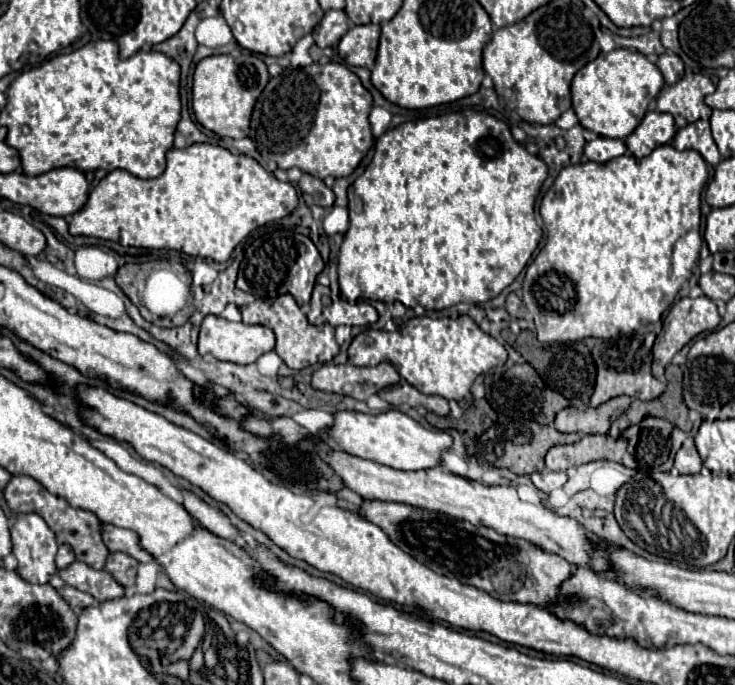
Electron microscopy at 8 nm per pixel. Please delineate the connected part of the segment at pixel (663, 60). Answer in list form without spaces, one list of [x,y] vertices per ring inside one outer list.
[[[664,52],[664,54],[658,58],[656,66],[660,68],[666,84],[674,84],[674,82],[680,80],[682,74],[684,74],[684,64],[682,64],[682,60],[680,60],[676,54],[672,54],[672,52]]]

